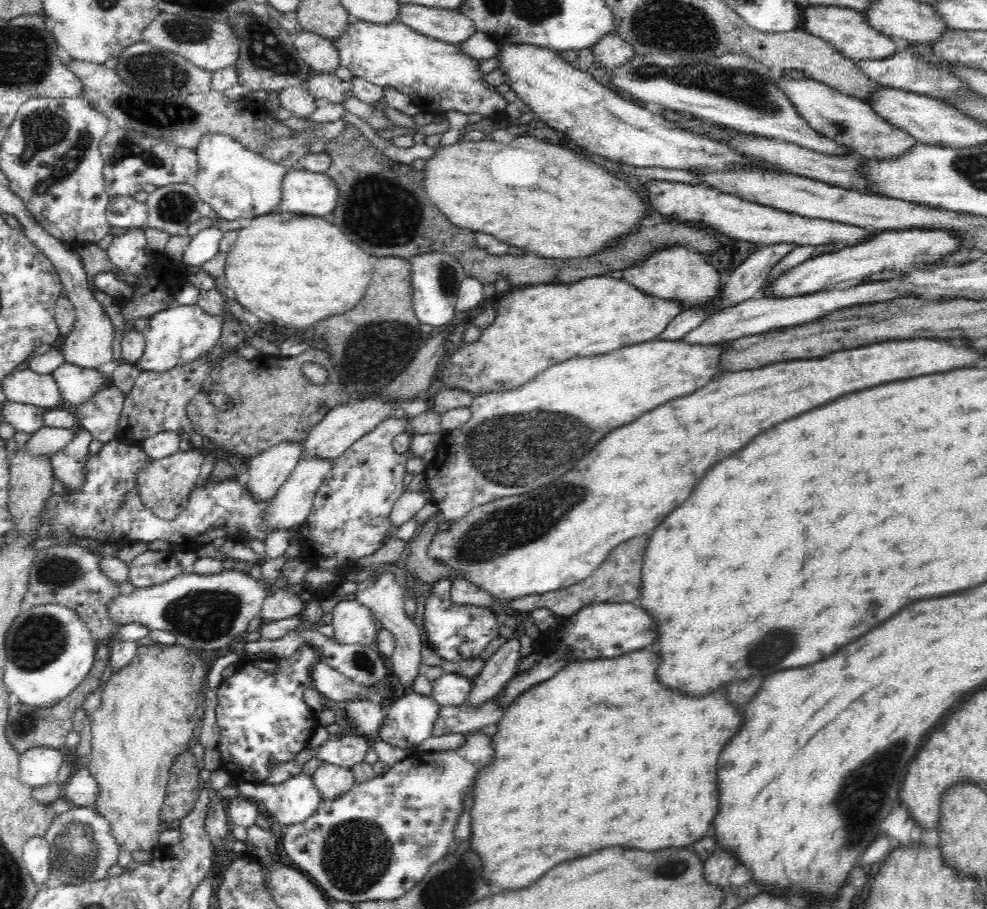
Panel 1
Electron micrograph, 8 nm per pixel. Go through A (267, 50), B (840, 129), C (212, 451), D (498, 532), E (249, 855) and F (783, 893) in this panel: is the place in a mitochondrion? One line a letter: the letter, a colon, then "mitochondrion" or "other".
A: mitochondrion
B: mitochondrion
C: other
D: mitochondrion
E: other
F: other

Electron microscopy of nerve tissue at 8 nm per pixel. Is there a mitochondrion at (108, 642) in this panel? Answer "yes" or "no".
no

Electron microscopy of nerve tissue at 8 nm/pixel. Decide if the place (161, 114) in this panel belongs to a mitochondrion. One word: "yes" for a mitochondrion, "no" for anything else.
yes

